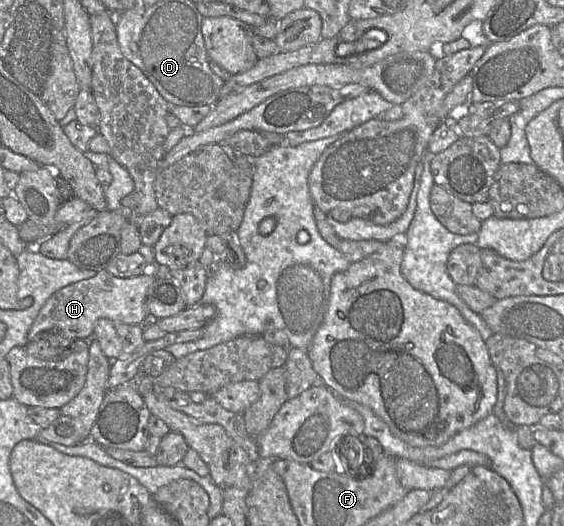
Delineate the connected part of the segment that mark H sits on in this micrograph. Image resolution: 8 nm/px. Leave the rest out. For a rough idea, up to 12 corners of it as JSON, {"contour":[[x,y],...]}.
{"contour":[[107,270],[45,302],[28,332],[89,340],[100,318],[152,321],[150,272]]}

